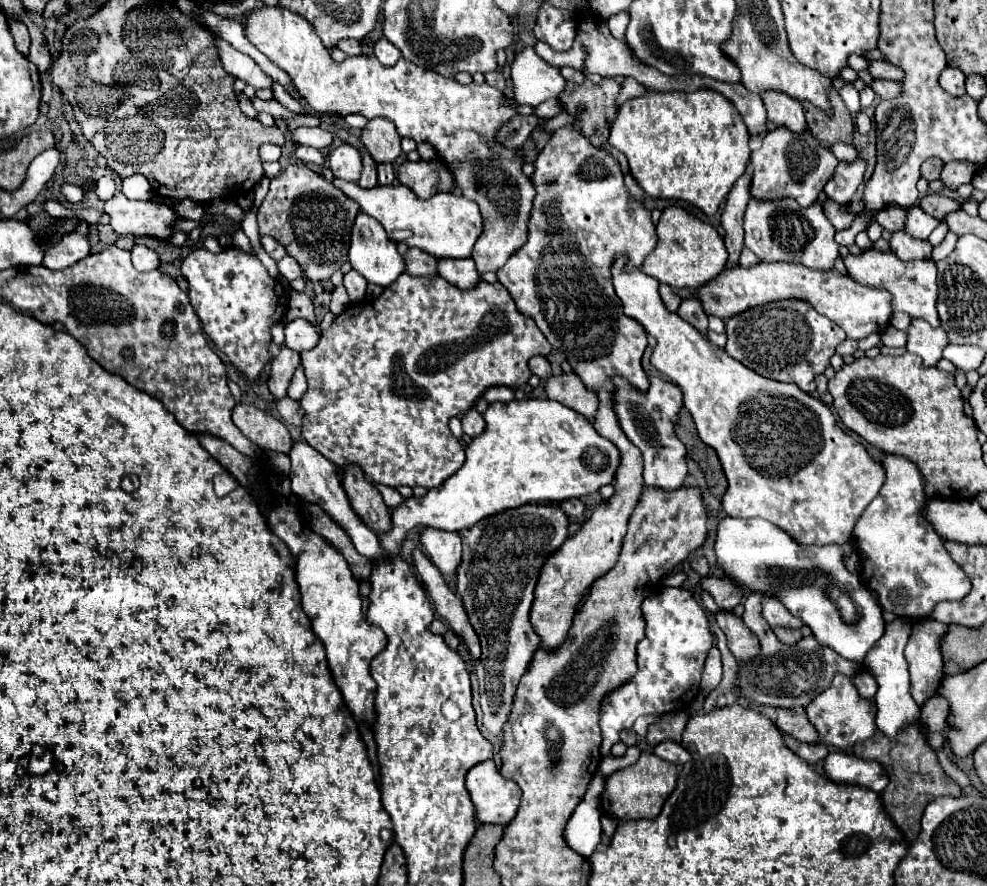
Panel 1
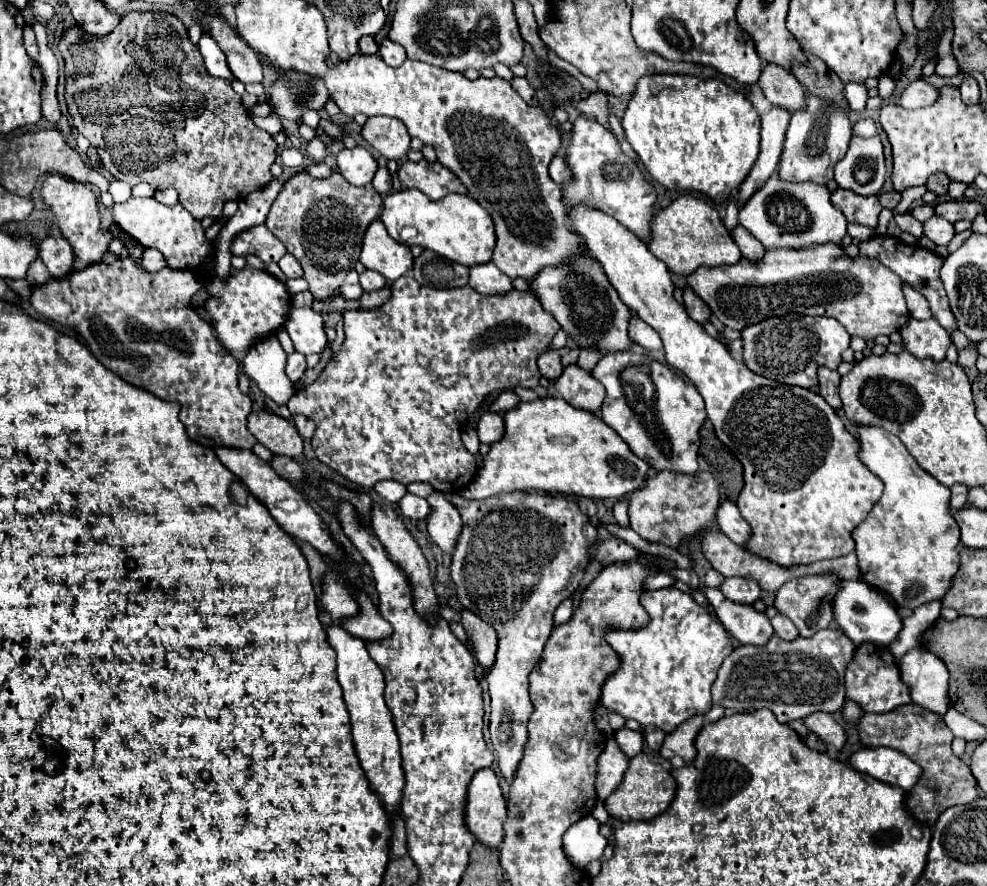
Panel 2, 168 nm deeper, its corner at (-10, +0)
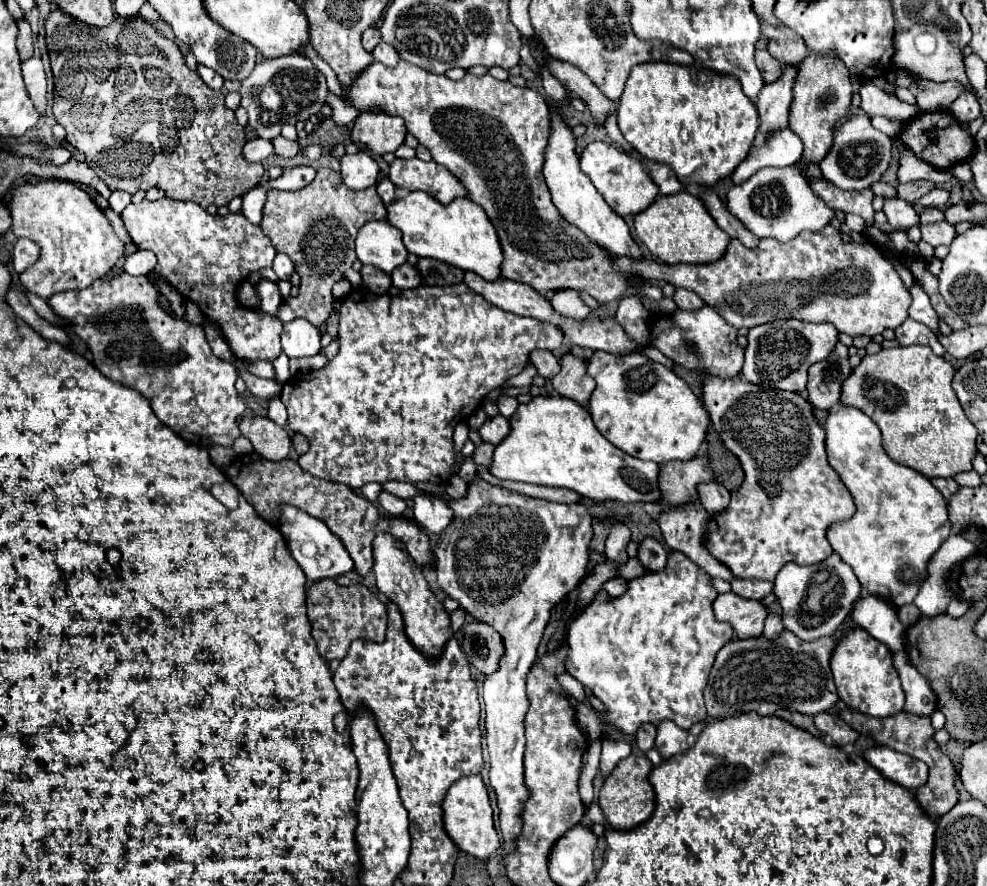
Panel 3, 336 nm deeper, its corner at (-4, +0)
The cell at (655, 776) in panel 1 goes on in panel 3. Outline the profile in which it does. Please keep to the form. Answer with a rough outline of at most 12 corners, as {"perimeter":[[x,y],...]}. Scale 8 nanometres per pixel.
{"perimeter":[[630,755],[604,779],[598,805],[606,823],[644,823],[656,793],[652,763]]}

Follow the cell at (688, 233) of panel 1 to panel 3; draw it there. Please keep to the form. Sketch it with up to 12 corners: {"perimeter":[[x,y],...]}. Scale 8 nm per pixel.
{"perimeter":[[688,191],[634,217],[668,265],[712,263],[730,237]]}

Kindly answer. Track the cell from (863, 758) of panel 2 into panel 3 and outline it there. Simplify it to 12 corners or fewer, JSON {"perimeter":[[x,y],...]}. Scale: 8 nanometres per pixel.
{"perimeter":[[890,747],[864,753],[886,779],[914,791],[928,767]]}

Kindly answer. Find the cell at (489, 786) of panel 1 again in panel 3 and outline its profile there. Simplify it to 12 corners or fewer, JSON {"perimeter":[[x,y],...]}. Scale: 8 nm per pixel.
{"perimeter":[[480,775],[448,789],[444,829],[462,853],[498,853],[488,791]]}

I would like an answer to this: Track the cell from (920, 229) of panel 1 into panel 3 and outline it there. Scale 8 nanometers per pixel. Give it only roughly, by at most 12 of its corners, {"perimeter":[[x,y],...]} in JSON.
{"perimeter":[[948,221],[922,225],[922,239],[932,247],[956,237]]}

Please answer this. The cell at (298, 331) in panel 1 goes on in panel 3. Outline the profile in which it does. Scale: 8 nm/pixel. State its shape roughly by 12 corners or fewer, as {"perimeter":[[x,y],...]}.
{"perimeter":[[304,319],[284,323],[282,351],[290,359],[320,353],[320,331]]}

